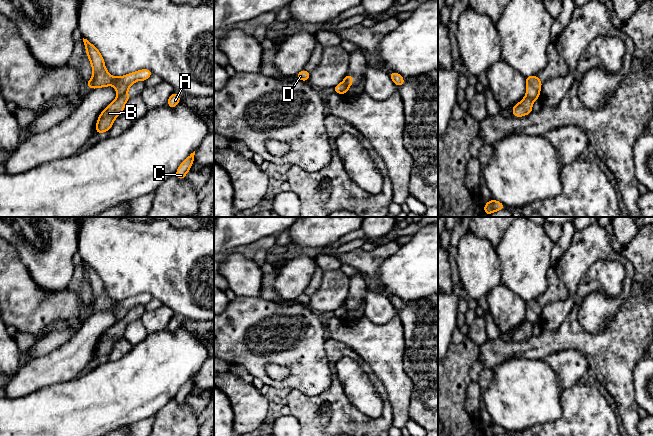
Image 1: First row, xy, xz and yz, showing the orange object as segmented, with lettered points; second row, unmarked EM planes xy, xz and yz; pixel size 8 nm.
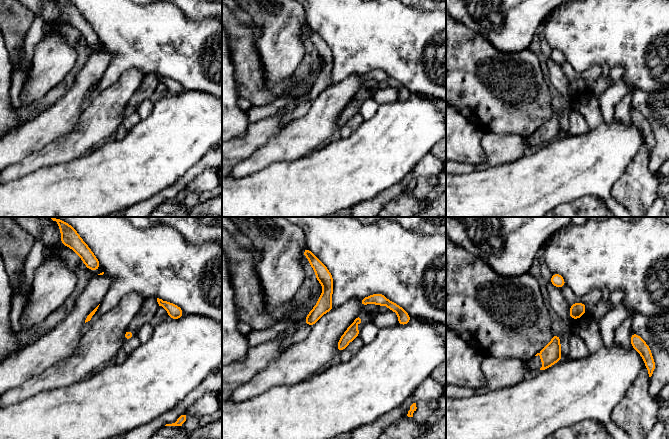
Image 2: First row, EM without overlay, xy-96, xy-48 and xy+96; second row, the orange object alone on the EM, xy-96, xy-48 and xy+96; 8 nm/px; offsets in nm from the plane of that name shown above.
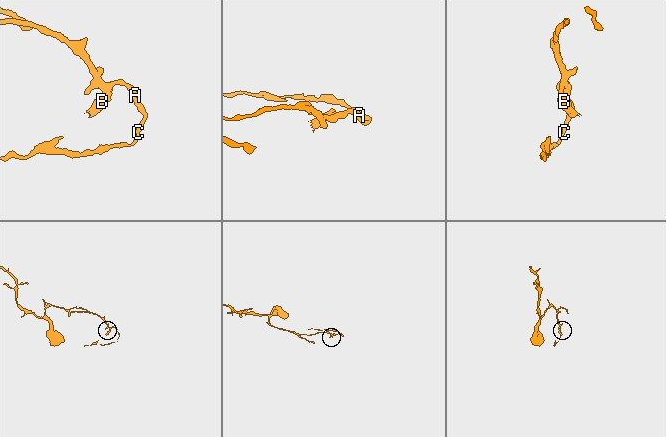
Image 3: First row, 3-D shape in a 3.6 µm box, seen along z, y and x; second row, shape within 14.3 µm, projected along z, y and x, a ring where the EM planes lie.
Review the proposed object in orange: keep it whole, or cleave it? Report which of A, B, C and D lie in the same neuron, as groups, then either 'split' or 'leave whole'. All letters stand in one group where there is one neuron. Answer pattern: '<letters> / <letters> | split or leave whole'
A C D / B | split

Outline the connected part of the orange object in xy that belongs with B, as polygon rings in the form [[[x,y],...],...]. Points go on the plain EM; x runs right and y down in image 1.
[[[123,318],[111,326],[99,339],[96,347],[95,358],[109,355],[116,341],[123,337],[125,328],[130,323],[129,319]]]

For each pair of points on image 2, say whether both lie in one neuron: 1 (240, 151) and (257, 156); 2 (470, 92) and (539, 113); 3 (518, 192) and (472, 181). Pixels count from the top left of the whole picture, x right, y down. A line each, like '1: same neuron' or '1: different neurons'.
1: different neurons
2: same neuron
3: same neuron

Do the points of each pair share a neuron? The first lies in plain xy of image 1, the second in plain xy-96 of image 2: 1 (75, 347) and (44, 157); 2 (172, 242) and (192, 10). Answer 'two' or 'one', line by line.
1: one
2: two

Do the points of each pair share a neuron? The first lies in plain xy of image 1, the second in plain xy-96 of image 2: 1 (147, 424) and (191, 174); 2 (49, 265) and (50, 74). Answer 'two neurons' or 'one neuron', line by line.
1: one neuron
2: one neuron

